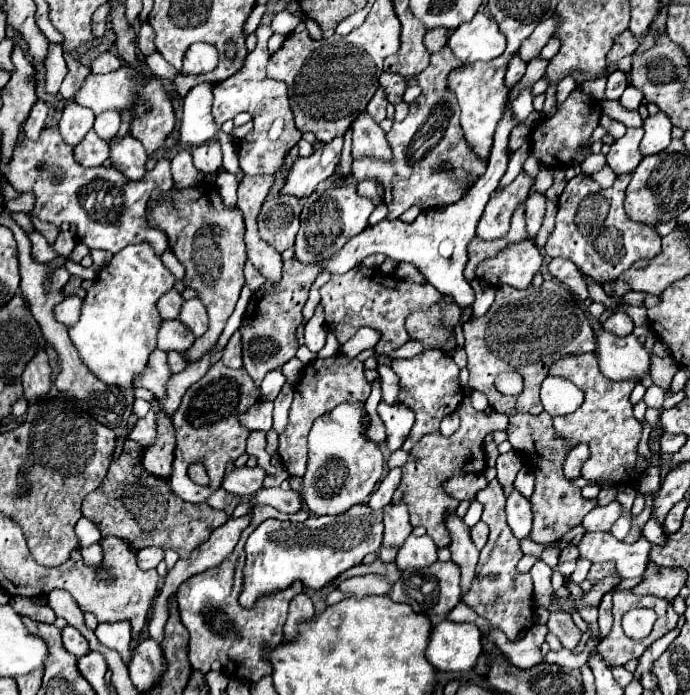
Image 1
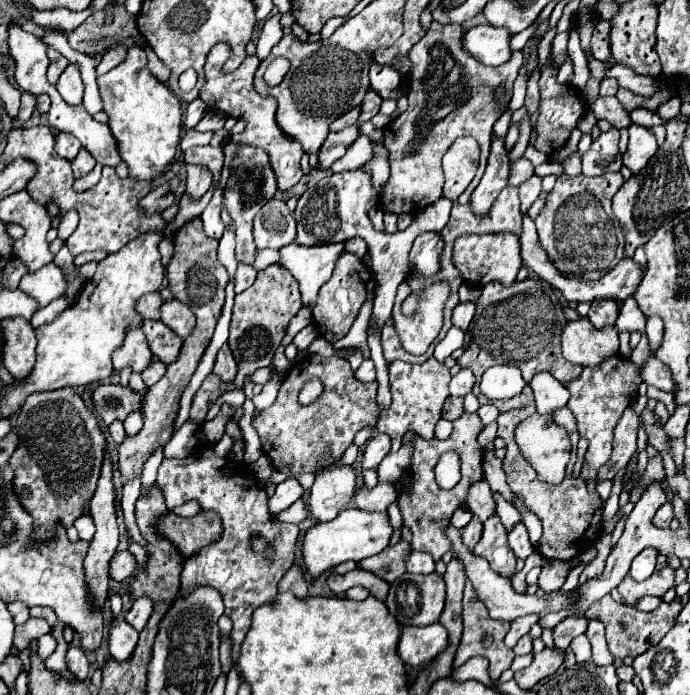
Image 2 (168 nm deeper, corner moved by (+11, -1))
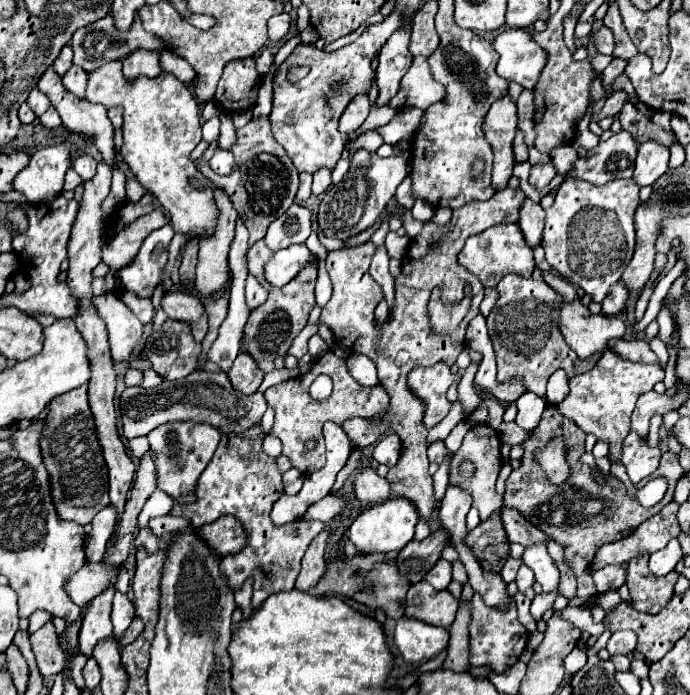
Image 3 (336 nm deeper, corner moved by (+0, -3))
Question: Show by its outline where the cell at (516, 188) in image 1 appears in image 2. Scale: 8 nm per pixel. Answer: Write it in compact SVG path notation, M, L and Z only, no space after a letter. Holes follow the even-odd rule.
M493 137L485 175L483 175L479 187L471 195L471 209L477 217L485 217L489 213L489 209L493 207L497 195L507 187L509 169L511 169L511 161L505 151L503 139Z

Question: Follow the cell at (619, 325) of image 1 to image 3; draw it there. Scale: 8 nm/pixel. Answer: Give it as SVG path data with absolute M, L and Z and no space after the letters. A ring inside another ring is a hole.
M618 281L616 285L612 285L608 297L602 301L602 313L604 315L622 313L626 307L626 299L628 299L628 289L622 285L622 281Z

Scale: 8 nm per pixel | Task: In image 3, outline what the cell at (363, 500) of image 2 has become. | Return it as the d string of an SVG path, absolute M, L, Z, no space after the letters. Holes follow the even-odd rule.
M374 467L360 469L356 473L352 485L354 485L354 493L360 501L368 501L372 505L378 505L388 499L390 483L384 477L380 477Z

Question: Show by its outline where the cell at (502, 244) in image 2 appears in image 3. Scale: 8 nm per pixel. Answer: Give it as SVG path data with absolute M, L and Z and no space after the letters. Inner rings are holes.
M500 223L496 227L482 231L480 235L472 235L466 241L464 249L460 251L458 263L462 267L466 267L470 273L474 273L482 281L484 287L496 287L498 281L508 273L530 277L536 267L534 257L532 257L532 249L524 241L524 235L522 235L518 223Z

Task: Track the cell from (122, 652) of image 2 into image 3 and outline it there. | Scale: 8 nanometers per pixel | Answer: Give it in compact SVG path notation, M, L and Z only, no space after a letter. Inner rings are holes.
M116 591L112 599L112 623L114 623L114 635L120 637L128 629L128 625L134 619L134 605L126 593Z

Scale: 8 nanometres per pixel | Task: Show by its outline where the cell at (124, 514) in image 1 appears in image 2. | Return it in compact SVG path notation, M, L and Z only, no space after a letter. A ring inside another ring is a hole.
M167 511L157 527L161 527L161 535L165 535L185 559L221 537L221 519L215 511L199 511L189 519Z

